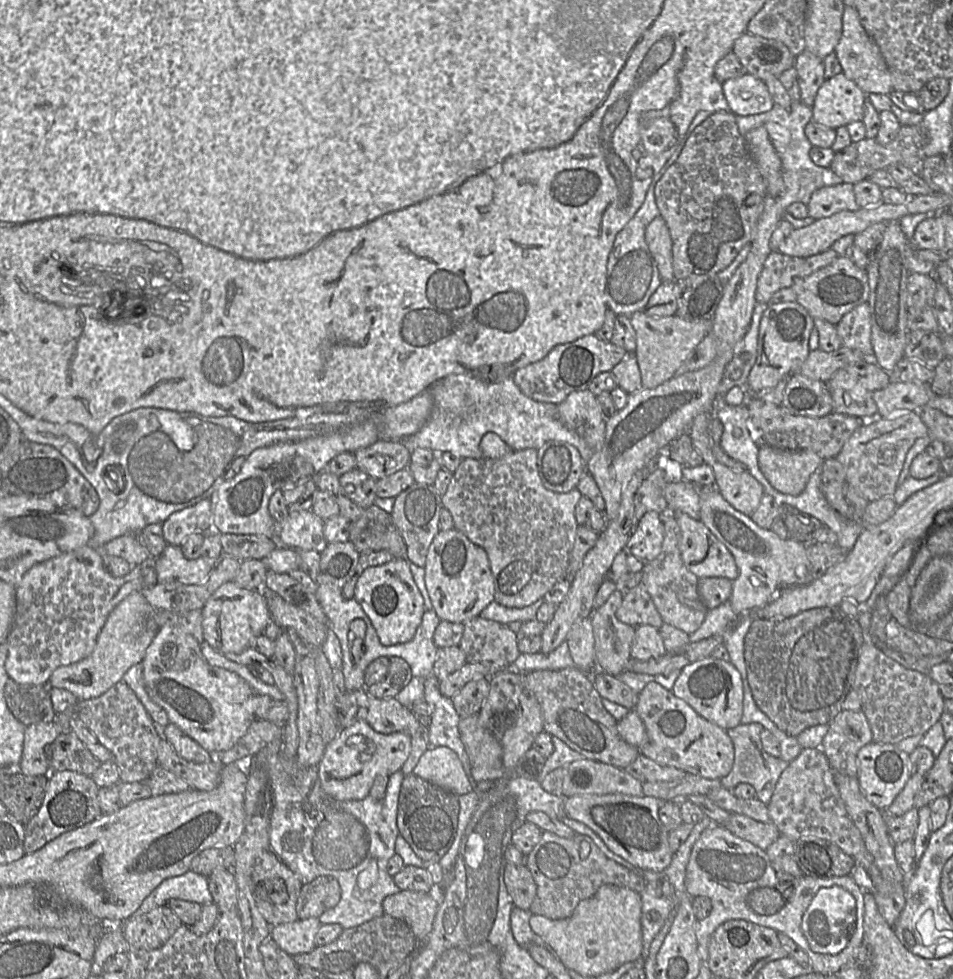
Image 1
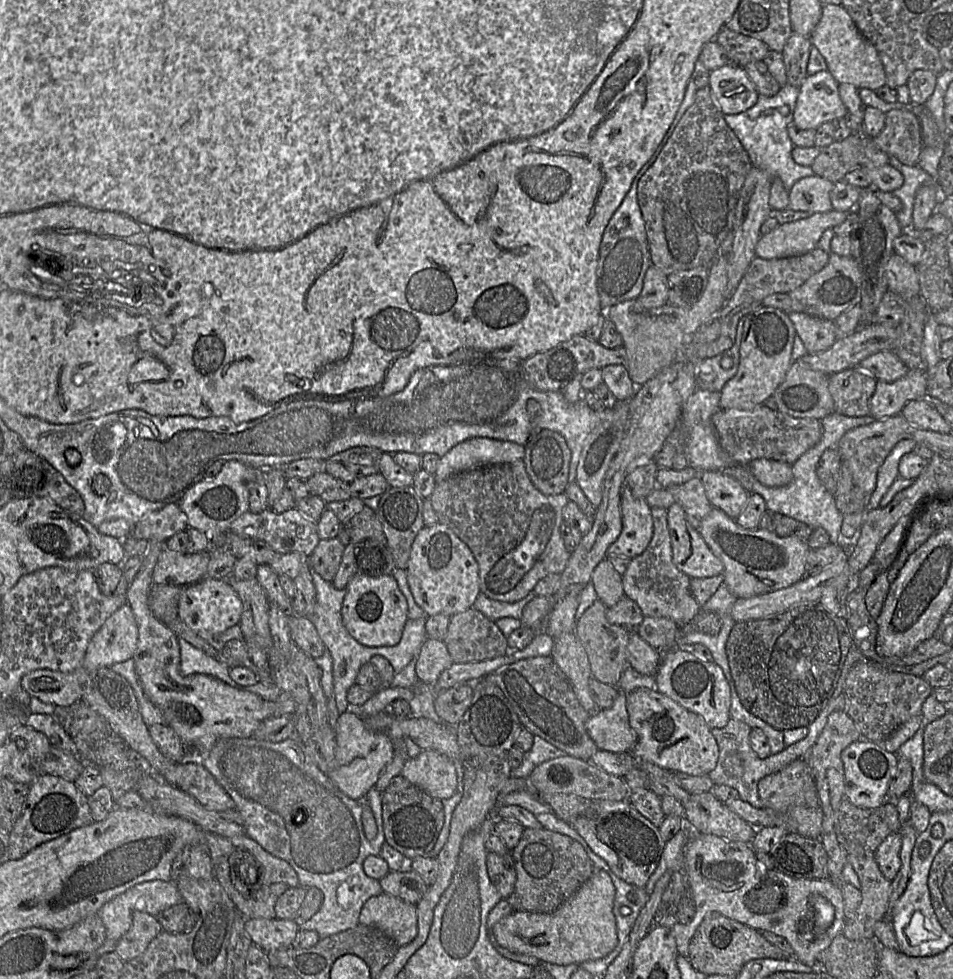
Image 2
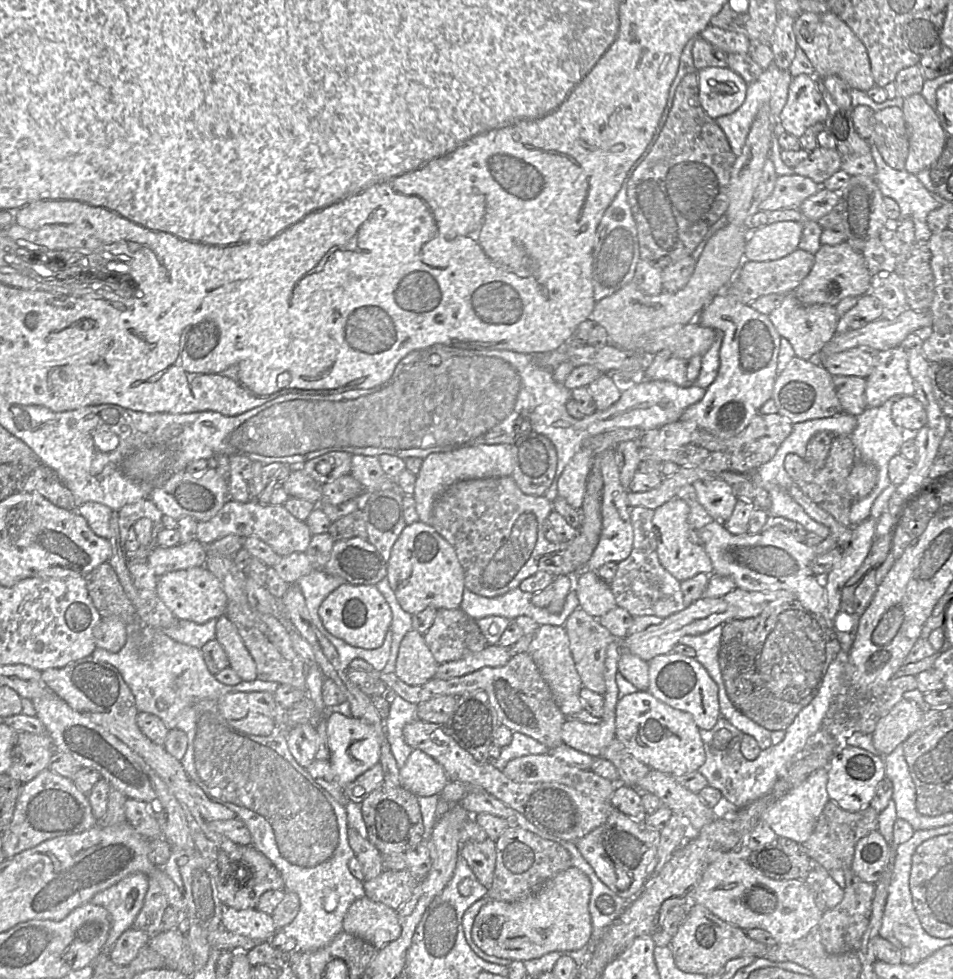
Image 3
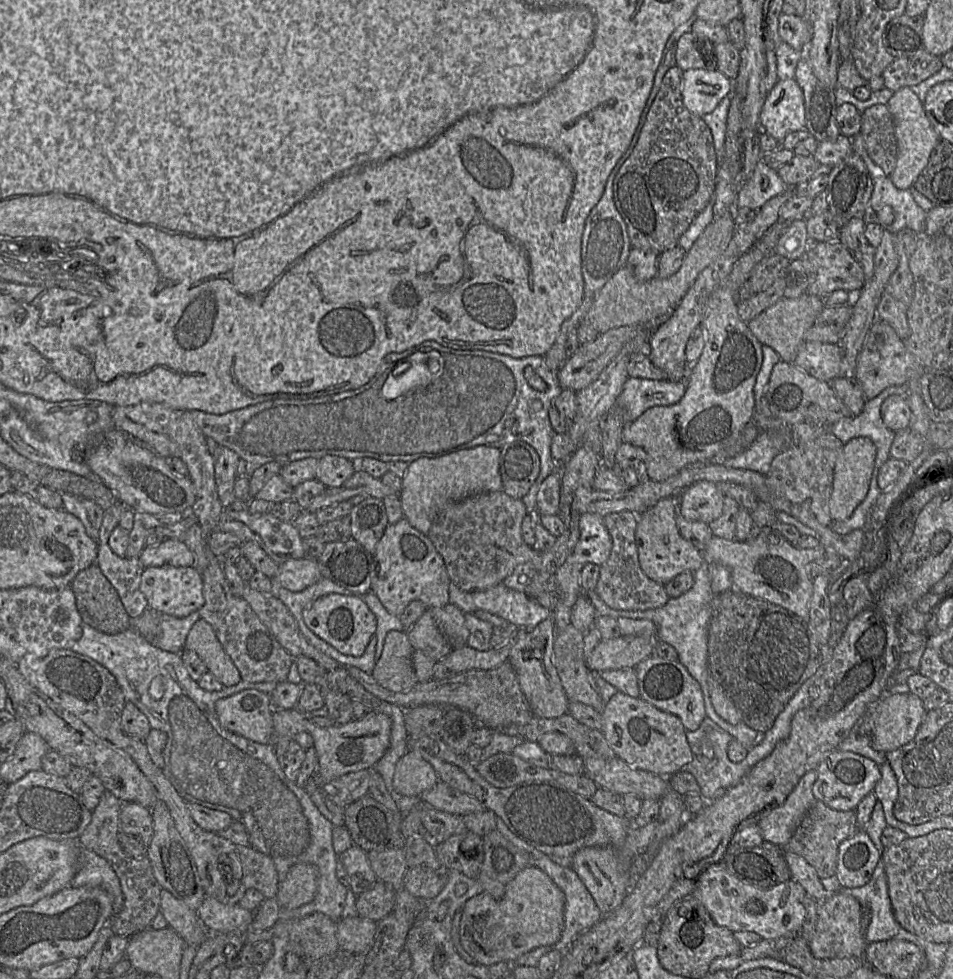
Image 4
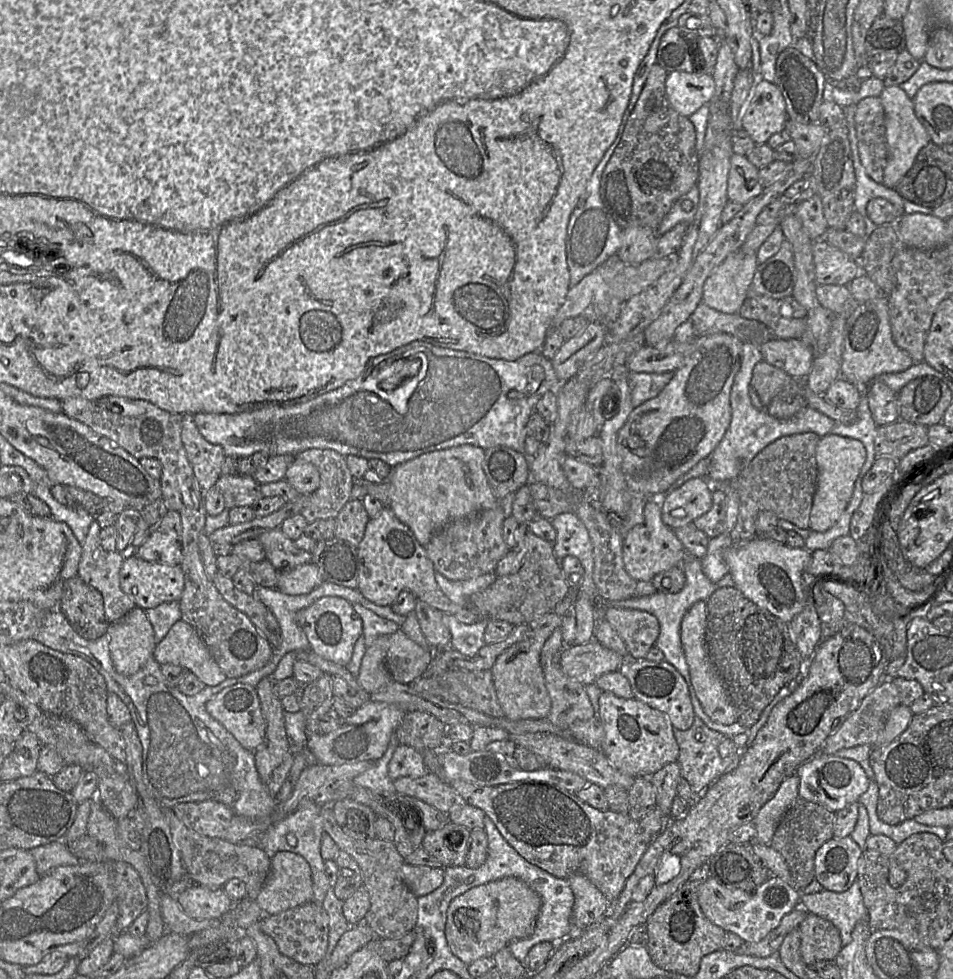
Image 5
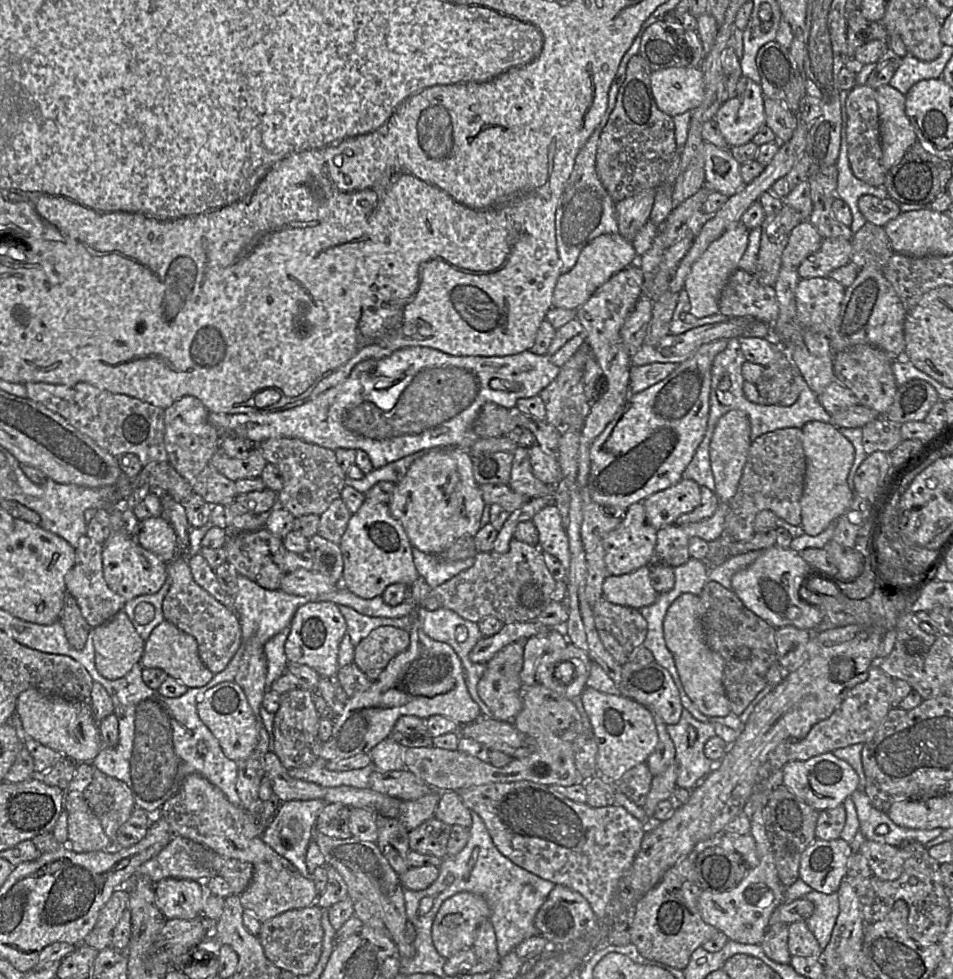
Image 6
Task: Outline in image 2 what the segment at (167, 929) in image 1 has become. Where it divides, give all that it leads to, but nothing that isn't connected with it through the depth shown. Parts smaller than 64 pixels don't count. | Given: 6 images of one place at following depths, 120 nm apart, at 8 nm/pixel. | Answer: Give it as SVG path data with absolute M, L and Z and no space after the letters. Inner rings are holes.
M136 910L133 912L132 925L118 941L115 952L124 962L132 960L143 954L161 932L157 917Z

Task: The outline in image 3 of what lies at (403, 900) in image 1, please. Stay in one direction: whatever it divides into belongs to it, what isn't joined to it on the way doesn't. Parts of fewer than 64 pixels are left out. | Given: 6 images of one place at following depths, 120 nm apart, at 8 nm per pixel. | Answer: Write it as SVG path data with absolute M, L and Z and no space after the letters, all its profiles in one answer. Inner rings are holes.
M367 897L355 901L343 919L343 932L358 936L380 949L402 932L397 910Z

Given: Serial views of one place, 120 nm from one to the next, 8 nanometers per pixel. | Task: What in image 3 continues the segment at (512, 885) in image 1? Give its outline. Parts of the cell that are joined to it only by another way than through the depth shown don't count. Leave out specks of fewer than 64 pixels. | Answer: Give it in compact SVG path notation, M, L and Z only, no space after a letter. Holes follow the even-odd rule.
M489 838L483 842L465 842L461 846L460 857L466 860L478 881L488 889L496 864L495 842Z

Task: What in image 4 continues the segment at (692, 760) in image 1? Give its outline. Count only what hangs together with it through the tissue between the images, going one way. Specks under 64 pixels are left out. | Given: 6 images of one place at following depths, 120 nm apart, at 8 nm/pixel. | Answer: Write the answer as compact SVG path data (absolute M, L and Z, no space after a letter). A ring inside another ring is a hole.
M618 691L602 710L602 732L617 757L629 766L648 772L671 776L684 770L693 759L686 738L686 728L676 715L660 710L640 697Z

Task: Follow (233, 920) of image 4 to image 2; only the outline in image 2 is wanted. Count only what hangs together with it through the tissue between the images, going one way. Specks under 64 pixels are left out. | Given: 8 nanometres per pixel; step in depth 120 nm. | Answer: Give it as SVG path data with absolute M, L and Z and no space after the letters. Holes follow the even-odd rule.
M251 918L246 919L245 930L253 945L268 952L291 947L300 924L296 920Z

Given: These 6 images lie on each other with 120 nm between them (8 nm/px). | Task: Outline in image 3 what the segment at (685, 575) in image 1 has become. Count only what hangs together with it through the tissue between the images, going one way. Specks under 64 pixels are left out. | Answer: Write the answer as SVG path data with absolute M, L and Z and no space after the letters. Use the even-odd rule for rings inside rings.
M632 507L630 519L633 528L633 548L630 555L617 563L616 575L609 584L617 607L626 609L633 617L658 616L666 618L686 608L681 582L659 562L657 539L653 527L654 510Z

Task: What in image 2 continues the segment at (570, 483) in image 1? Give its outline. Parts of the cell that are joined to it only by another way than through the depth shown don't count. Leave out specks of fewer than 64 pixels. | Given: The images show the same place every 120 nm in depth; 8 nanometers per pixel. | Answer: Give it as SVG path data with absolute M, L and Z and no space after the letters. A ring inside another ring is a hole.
M542 430L524 446L523 462L533 485L545 495L563 494L569 484L571 451L557 432Z

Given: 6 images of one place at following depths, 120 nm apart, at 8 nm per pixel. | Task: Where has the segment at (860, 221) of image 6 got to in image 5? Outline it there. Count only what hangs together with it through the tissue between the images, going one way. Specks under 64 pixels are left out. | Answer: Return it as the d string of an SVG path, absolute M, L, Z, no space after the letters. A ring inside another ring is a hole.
M855 106L844 107L848 139L850 142L852 159L856 175L856 186L853 191L855 210L861 215L866 225L867 234L871 234L877 225L872 222L867 214L867 204L871 199L883 198L889 201L897 210L897 220L904 212L904 199L895 189L889 189L884 184L873 181L866 173L859 156L858 139L855 125Z

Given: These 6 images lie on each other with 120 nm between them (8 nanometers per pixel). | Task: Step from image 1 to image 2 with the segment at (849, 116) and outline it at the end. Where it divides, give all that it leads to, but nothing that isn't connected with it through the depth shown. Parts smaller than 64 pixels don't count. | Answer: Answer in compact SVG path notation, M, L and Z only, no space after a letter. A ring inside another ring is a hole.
M827 70L808 75L798 88L792 123L802 130L817 129L825 122L846 118L838 87Z

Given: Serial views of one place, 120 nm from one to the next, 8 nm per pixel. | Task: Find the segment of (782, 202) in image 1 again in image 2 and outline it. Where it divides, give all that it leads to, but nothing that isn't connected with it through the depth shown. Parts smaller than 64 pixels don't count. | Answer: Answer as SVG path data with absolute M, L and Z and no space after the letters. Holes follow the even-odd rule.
M788 83L782 86L774 96L759 94L755 105L746 111L739 114L724 115L727 125L747 151L753 166L779 178L787 190L798 180L816 175L810 166L797 164L791 154L795 145L788 135L787 128L793 122L798 93L798 88Z

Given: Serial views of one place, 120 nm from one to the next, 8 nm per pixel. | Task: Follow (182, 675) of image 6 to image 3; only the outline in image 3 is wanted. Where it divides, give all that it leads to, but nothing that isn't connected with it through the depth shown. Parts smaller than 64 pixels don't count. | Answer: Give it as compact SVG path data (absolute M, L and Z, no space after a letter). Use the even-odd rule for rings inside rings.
M222 616L215 621L215 626L215 640L225 651L229 660L229 668L233 669L244 682L256 680L255 661L235 625L226 616Z

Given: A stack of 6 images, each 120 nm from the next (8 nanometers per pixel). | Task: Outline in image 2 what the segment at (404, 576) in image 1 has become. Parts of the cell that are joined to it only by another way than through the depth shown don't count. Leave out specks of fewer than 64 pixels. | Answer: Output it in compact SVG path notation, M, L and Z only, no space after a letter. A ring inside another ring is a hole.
M392 575L354 576L348 583L341 608L342 622L349 634L368 647L390 647L401 640L408 620L408 604Z

